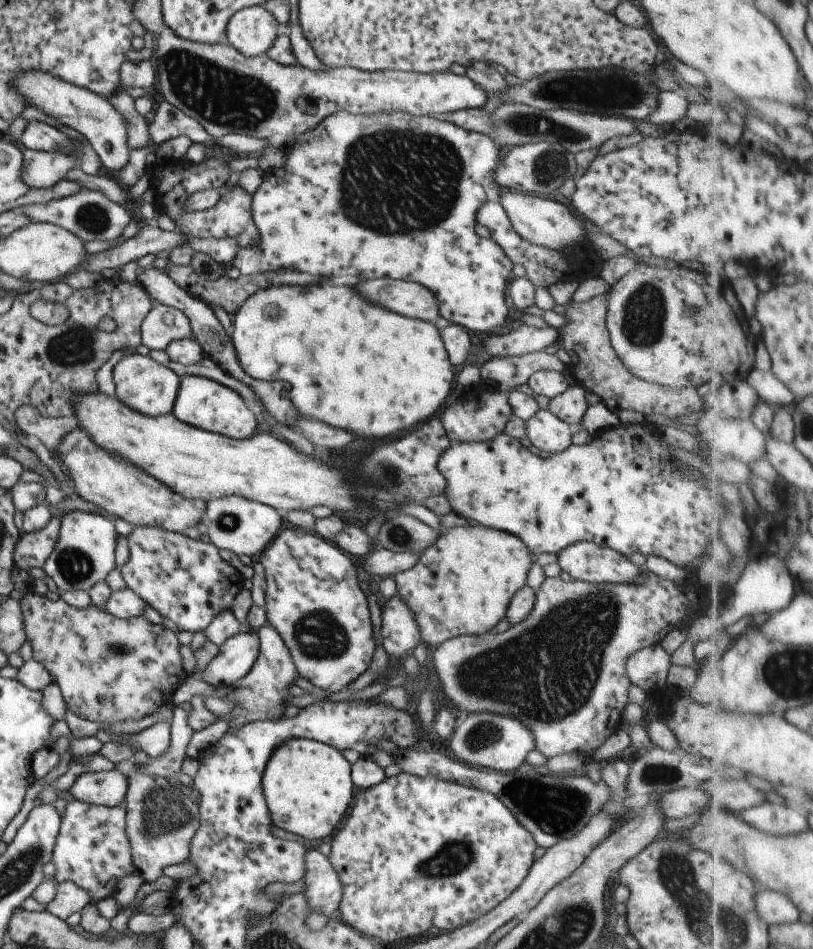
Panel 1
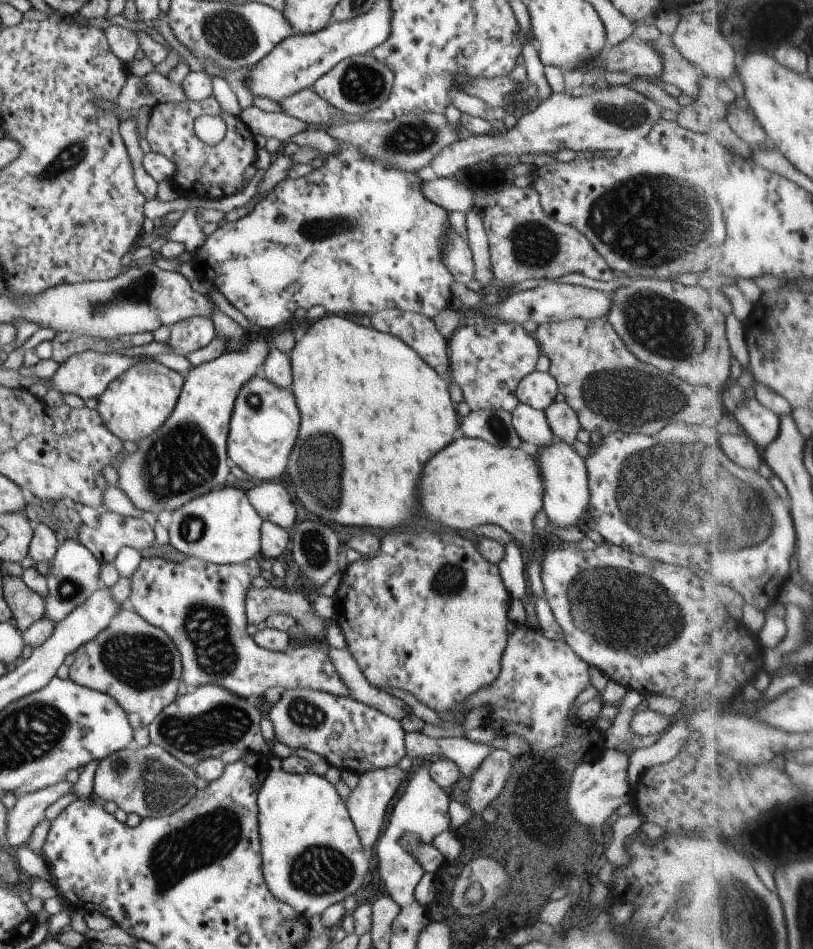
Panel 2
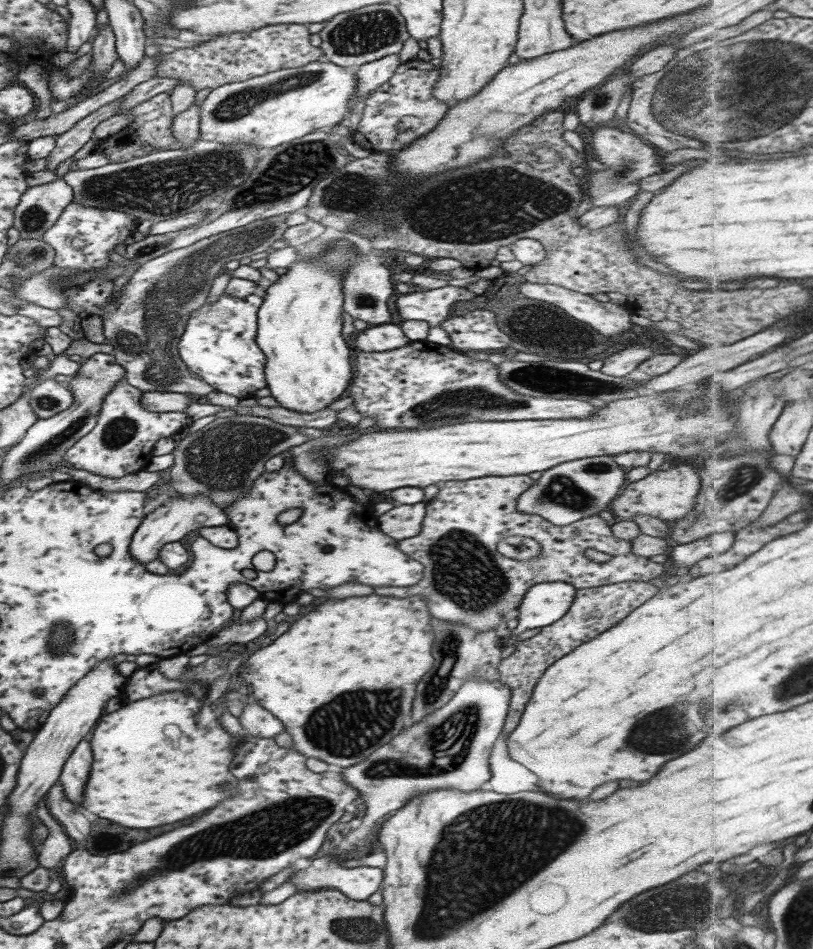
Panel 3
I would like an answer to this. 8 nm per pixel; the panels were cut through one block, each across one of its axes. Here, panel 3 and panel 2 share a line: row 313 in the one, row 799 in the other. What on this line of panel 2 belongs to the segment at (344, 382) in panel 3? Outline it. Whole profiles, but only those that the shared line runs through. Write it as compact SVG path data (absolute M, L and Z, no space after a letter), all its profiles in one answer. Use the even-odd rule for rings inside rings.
M271 755L267 763L269 772L256 798L263 880L275 900L289 904L295 914L308 919L321 914L331 904L341 904L361 888L369 874L369 856L359 844L345 803L327 779L315 773L287 774L281 770L281 759L275 755Z

